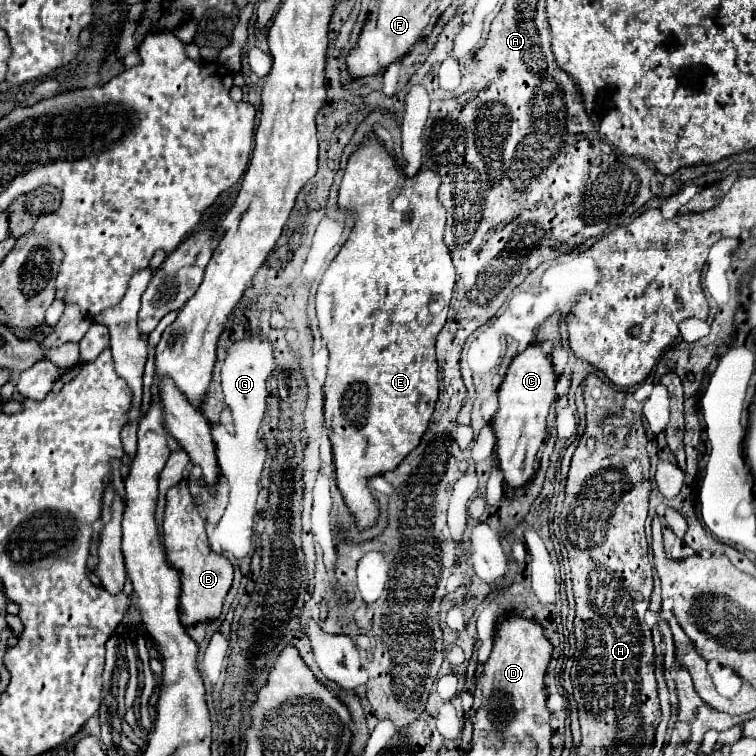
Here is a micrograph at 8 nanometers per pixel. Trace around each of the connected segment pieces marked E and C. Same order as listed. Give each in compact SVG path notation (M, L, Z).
M372 136L366 140L364 146L360 146L348 160L344 178L342 178L342 186L340 186L340 196L338 196L338 204L340 208L344 208L348 214L352 214L356 218L356 224L350 232L350 238L346 240L346 244L342 246L342 250L338 252L338 256L332 260L332 264L326 268L324 278L318 286L318 294L316 294L316 314L320 320L320 334L330 350L330 364L328 364L328 374L326 374L326 384L324 384L324 424L328 430L328 438L332 444L332 454L334 454L334 466L336 466L336 484L344 496L346 506L350 508L354 520L356 520L356 528L358 530L368 530L372 526L376 526L380 510L378 510L378 502L374 500L374 496L368 490L368 480L372 476L380 476L386 474L388 470L394 470L422 440L430 416L434 412L434 404L438 400L438 364L436 364L436 354L434 354L434 344L436 344L436 336L442 330L442 326L446 324L446 316L448 316L448 306L450 306L450 298L452 298L452 290L456 284L456 276L454 276L454 266L452 266L452 256L448 246L444 244L444 224L446 224L446 216L444 216L444 208L436 198L436 190L440 186L440 178L432 172L432 170L420 170L416 176L406 178L400 170L400 166L394 162L392 154L382 146L378 136Z
M532 344L512 360L498 390L498 414L492 422L496 434L496 460L504 482L512 490L526 486L536 472L536 452L546 438L548 412L556 398L554 386L556 376L550 356L542 352L538 344Z

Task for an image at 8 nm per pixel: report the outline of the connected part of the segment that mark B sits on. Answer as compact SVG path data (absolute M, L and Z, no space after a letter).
M180 482L172 486L166 494L166 514L164 514L164 548L166 558L172 568L176 568L182 582L180 594L180 620L184 626L198 626L200 622L212 622L222 612L222 602L232 586L234 570L230 560L222 554L214 554L206 528L204 518L198 512L194 498L188 492L188 484Z

